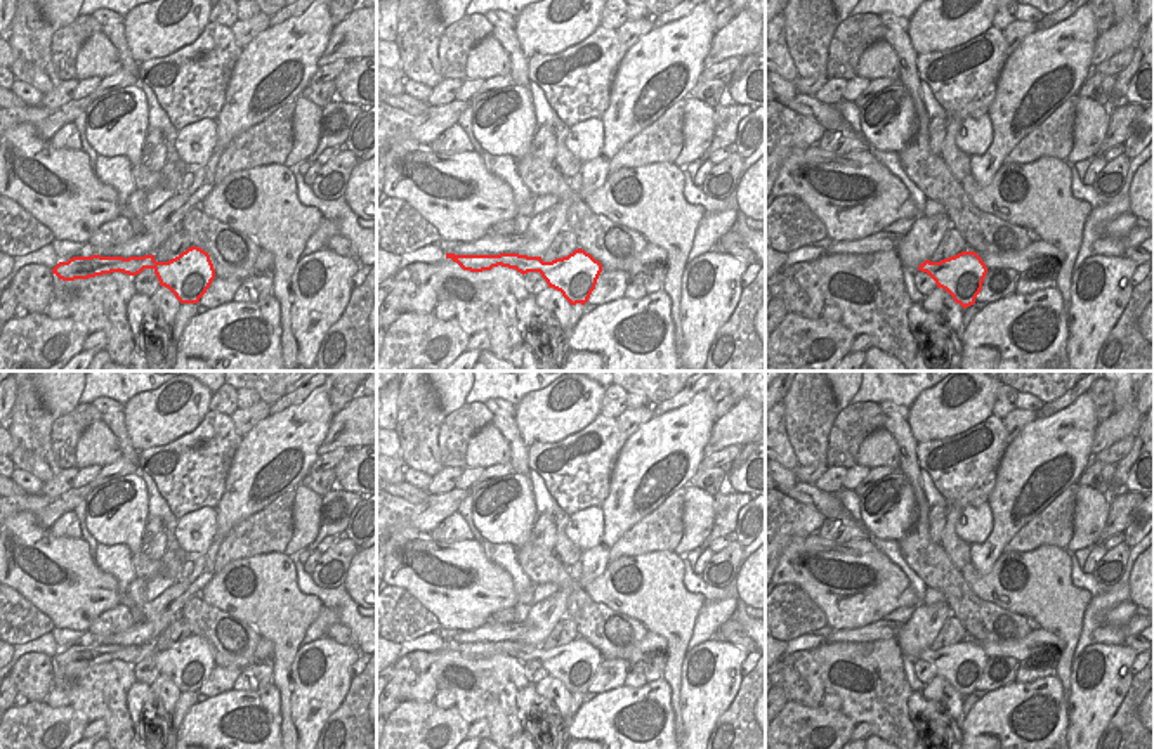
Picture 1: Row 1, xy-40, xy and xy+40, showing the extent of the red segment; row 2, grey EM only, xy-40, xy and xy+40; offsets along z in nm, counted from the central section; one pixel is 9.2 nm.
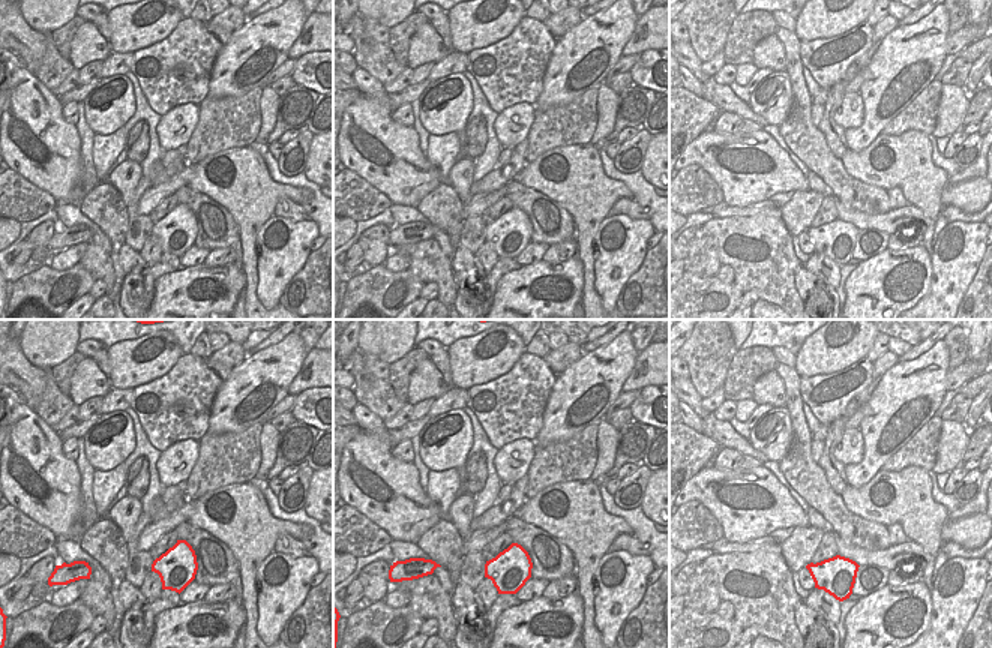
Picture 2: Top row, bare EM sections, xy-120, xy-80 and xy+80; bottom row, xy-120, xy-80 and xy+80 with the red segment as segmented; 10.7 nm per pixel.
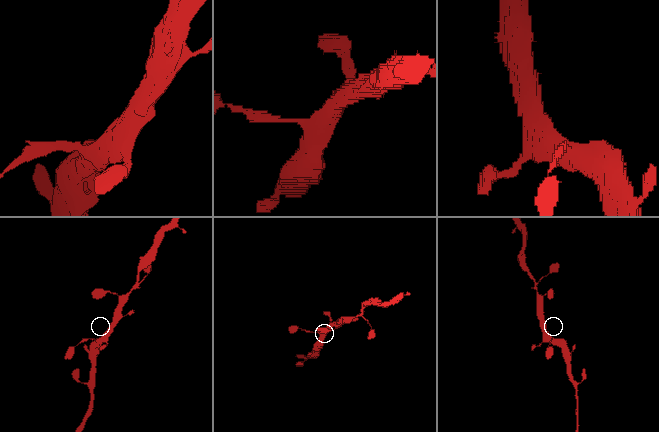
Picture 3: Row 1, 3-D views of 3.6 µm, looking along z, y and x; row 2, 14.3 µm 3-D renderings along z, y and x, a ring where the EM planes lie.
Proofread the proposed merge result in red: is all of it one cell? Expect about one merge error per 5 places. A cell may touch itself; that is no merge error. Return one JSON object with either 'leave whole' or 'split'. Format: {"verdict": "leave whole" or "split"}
{"verdict": "leave whole"}

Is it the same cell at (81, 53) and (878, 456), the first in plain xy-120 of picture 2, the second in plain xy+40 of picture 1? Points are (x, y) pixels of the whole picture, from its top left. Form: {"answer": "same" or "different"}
{"answer": "same"}

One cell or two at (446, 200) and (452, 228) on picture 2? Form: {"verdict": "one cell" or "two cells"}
{"verdict": "one cell"}

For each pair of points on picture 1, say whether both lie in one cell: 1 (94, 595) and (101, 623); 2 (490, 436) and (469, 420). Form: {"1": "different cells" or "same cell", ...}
{"1": "different cells", "2": "different cells"}

